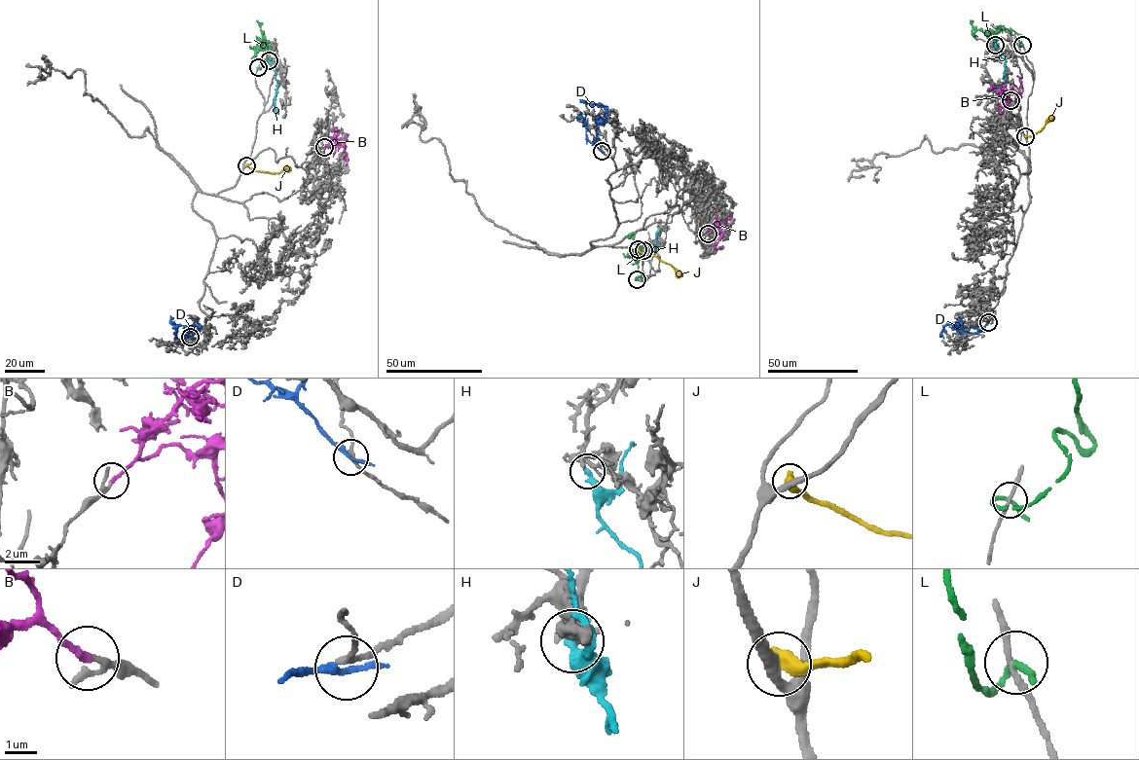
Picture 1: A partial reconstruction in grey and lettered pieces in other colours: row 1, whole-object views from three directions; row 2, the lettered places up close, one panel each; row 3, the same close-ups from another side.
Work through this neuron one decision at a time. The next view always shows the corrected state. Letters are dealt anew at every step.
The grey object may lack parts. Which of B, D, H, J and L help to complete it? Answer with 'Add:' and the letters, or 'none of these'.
Add: B, D

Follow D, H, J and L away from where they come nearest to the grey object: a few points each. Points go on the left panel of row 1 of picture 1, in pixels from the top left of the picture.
D: (190, 337), (184, 338), (199, 326), (171, 328)
H: (269, 60), (276, 81), (275, 110), (278, 114)
J: (246, 165), (266, 172), (291, 168)
L: (258, 67), (262, 67), (266, 58), (265, 40), (268, 48), (256, 20)

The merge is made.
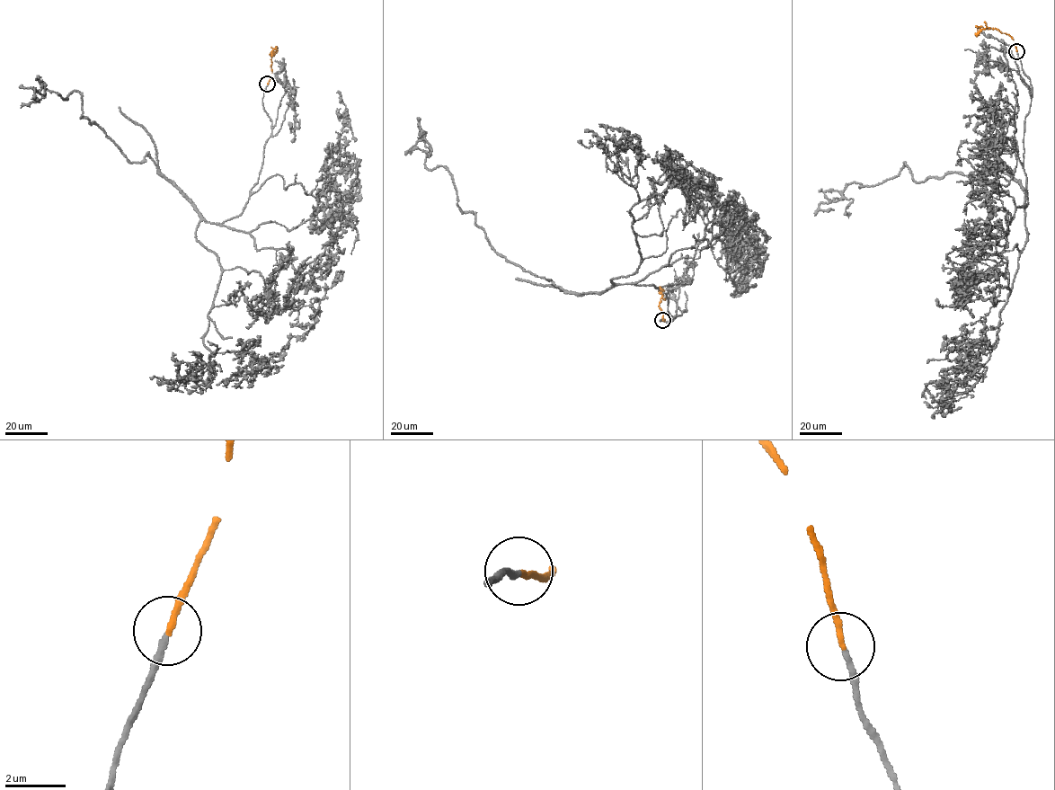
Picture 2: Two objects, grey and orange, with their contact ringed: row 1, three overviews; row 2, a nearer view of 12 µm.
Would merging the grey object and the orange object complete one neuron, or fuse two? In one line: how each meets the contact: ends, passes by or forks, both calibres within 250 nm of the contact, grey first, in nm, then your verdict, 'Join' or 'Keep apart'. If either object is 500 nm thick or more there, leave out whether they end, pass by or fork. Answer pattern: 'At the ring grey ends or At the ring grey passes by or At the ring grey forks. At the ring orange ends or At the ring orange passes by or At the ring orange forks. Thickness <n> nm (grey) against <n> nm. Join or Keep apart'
At the ring grey ends. At the ring orange ends. Thickness 180 nm (grey) against 190 nm. Join

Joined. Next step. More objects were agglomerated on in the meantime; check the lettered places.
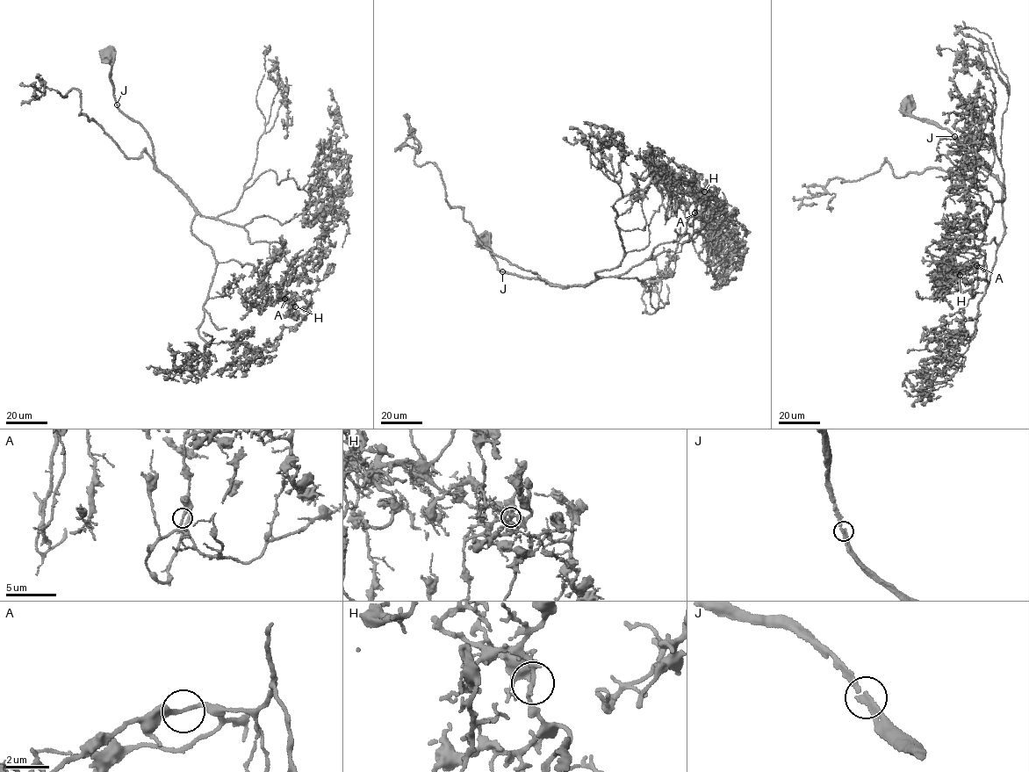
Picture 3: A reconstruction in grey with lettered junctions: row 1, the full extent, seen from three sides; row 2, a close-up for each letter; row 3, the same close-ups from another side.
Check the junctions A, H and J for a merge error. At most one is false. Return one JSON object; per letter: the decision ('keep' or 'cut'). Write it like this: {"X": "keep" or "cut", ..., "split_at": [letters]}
{"A": "keep", "H": "keep", "J": "keep", "split_at": []}

